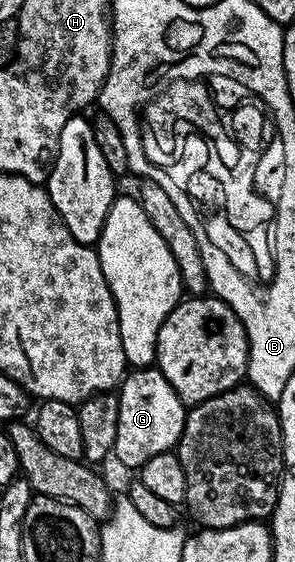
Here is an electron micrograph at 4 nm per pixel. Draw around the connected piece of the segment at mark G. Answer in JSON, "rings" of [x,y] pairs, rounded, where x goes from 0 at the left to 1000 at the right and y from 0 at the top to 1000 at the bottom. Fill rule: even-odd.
{"rings":[[[454,653],[417,669],[397,694],[407,717],[407,753],[393,760],[393,788],[383,819],[431,827],[454,838],[478,836],[515,810],[573,806],[593,797],[624,767],[634,722],[603,708],[597,696],[556,674],[532,653]]]}

